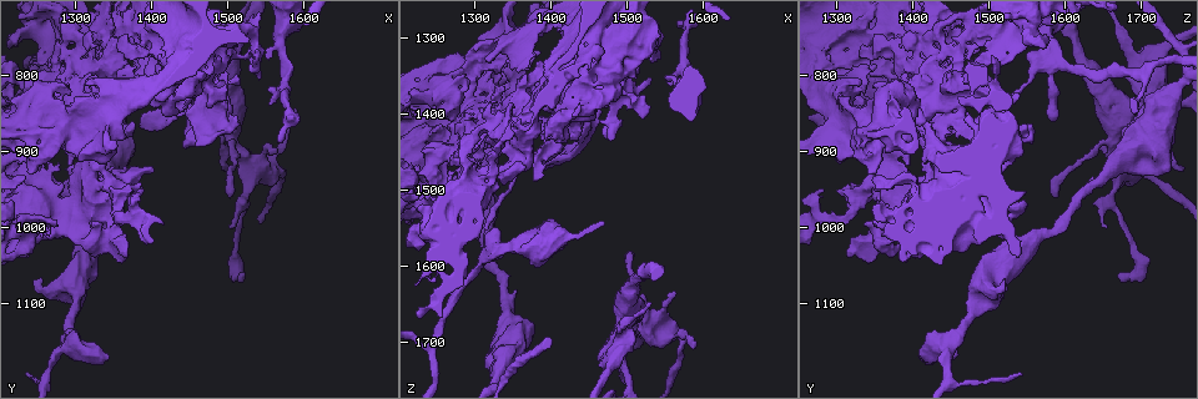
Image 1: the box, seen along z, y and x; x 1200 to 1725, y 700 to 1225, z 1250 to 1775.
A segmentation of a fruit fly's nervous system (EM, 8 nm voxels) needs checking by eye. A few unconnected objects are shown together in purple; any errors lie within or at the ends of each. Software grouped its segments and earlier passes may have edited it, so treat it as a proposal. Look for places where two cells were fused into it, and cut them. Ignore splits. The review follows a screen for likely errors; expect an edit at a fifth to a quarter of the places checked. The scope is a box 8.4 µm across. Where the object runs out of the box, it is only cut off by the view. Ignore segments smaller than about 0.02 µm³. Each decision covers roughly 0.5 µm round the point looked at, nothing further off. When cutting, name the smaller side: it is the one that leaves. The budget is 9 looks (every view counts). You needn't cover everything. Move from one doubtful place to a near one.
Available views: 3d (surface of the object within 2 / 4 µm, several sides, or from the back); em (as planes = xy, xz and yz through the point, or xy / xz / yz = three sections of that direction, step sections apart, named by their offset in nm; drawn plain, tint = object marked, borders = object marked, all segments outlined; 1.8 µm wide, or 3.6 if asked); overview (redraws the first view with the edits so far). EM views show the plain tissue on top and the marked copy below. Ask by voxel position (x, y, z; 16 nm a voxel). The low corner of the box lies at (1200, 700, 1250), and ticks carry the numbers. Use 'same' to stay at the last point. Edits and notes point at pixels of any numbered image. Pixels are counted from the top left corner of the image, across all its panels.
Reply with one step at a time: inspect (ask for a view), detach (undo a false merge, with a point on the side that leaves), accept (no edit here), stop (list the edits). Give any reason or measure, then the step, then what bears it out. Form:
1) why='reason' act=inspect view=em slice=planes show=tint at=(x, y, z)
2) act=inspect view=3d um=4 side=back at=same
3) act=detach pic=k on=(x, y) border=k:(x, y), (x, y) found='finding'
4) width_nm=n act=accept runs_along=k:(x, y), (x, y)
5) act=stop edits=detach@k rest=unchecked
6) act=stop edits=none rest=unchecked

act=inspect view=3d um=4 at=(1310, 875, 1345)

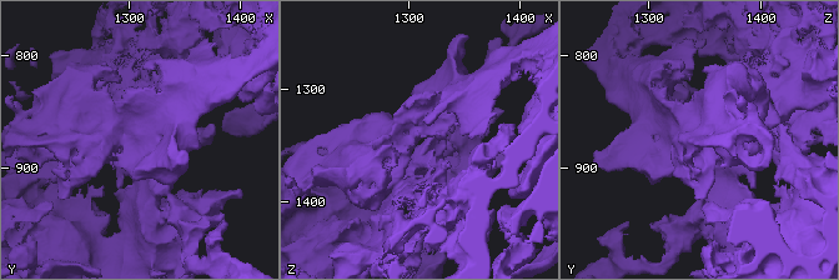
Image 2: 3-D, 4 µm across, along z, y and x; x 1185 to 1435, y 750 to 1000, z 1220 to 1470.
act=inspect view=em slice=planes show=tint at=(1310, 874, 1340)

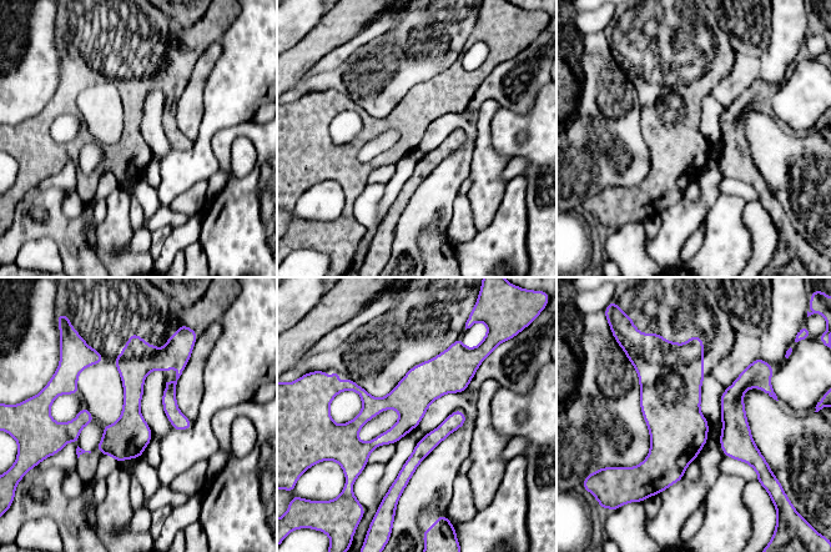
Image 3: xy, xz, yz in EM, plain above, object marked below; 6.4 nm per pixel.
act=accept found='all the same cell'

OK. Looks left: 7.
why='sharp bend' act=inspect view=3d um=4 at=(1240, 970, 1410)

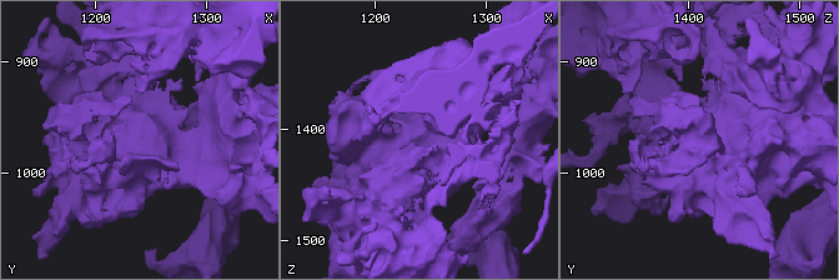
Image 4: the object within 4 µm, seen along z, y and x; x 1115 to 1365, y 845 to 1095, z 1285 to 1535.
why='shape alone is not enough' act=inspect view=em slice=xy step=16 show=tint at=(1242, 970, 1412)

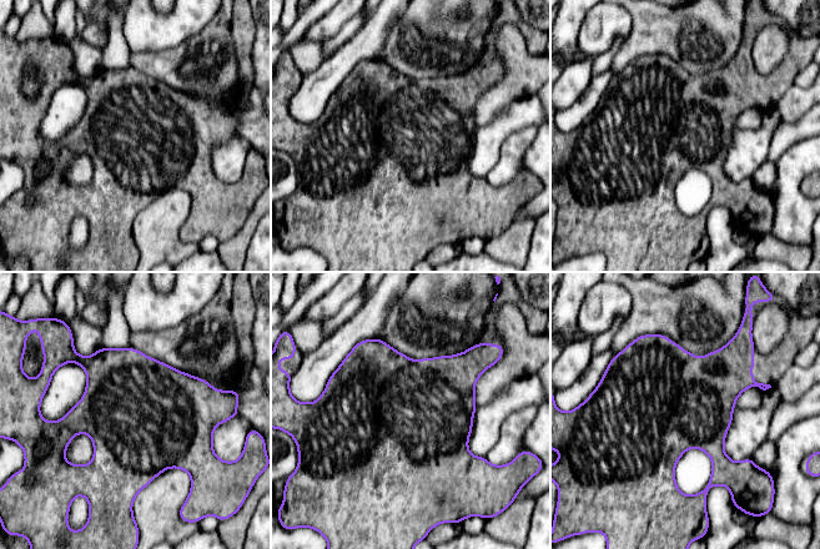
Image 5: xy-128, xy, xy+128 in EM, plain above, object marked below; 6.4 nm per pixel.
why='cut it another way' act=inspect view=em slice=planes show=tint at=same

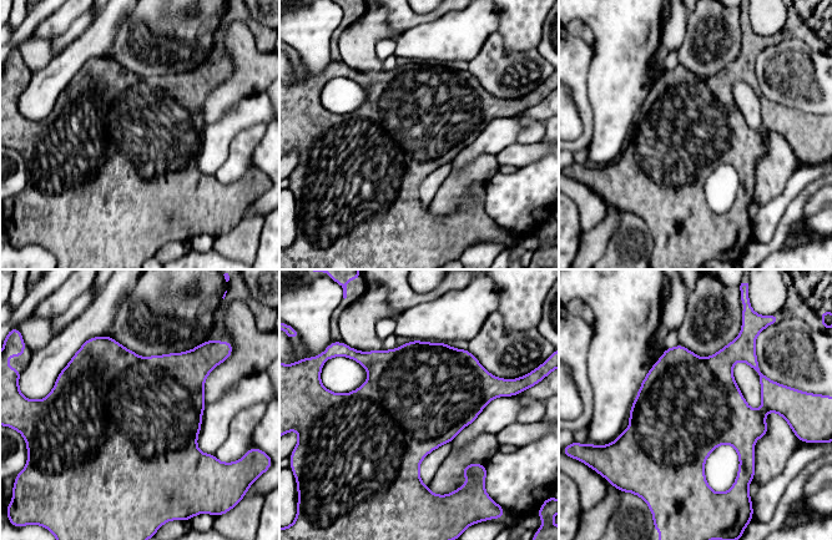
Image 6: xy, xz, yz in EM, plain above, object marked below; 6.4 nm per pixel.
act=accept found='all the same cell'

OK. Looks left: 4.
why='looks like a crossing' act=inspect view=em slice=xy step=8 show=tint at=(1255, 820, 1470)

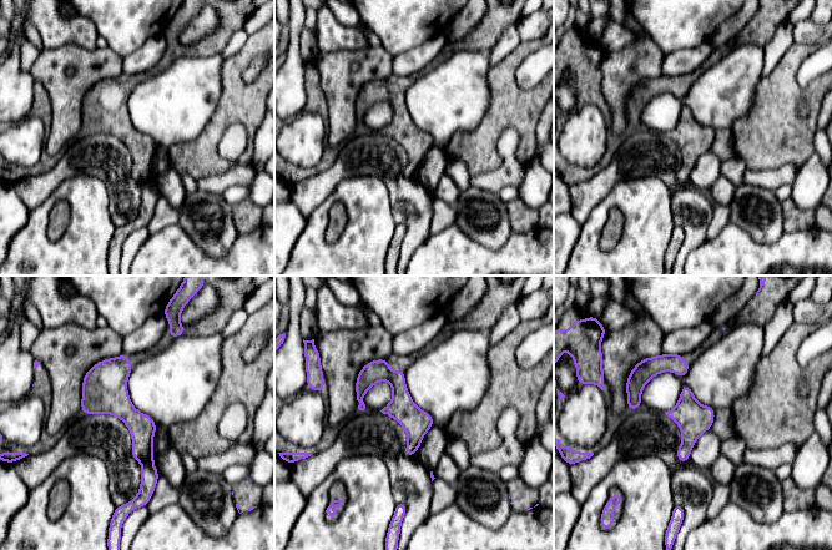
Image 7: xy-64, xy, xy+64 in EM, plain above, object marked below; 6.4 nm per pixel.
why='another direction' act=inspect view=em slice=planes show=tint at=same

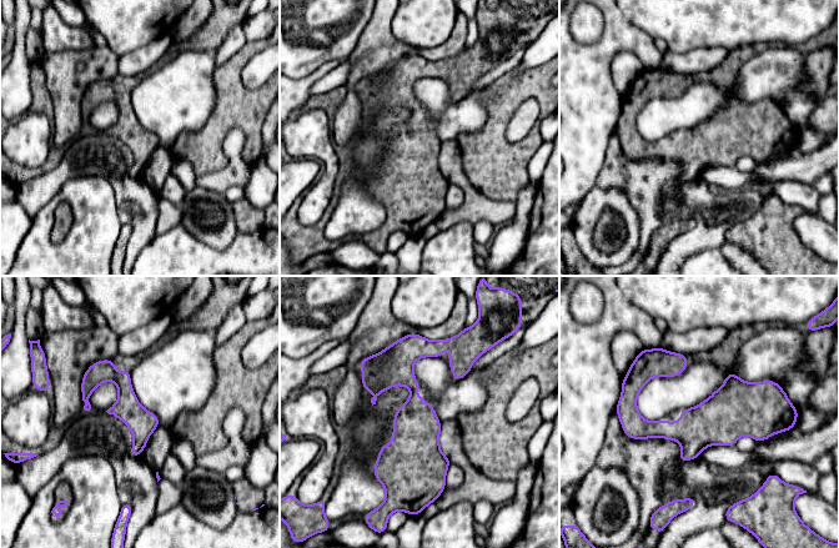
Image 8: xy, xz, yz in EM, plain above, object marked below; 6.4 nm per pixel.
width_nm=180 act=accept runs_along=8:(624, 410), (644, 430), (774, 422) found='all the same cell'

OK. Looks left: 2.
why='sudden change in width' act=inspect view=3d um=2 side=back at=(1355, 990, 1305)

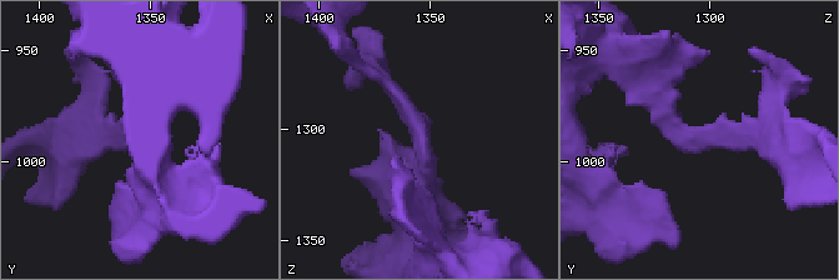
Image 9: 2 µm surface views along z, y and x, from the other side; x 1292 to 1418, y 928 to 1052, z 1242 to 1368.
why='need the tissue' act=inspect view=em slice=planes show=borders at=(1355, 990, 1302)

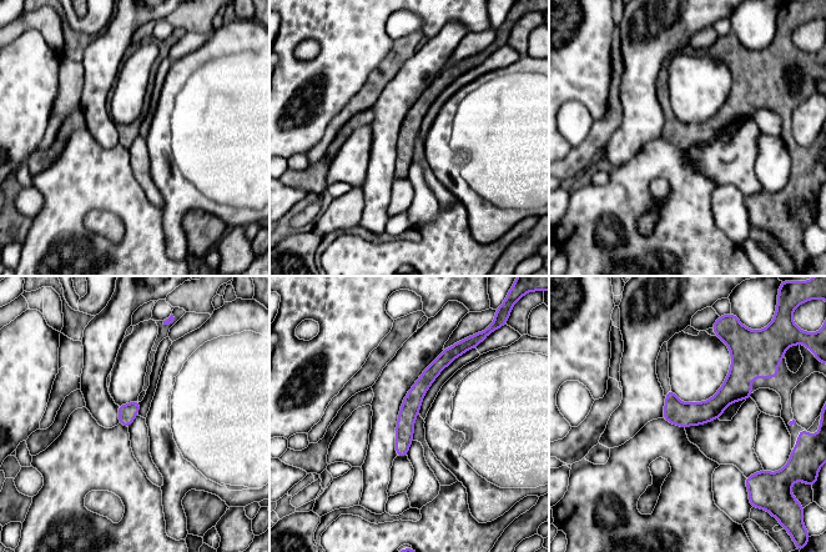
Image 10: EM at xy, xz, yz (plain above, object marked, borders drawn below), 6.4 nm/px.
act=accept runs_along=10:(448, 352), (412, 401), (398, 453) found='continuous, no second cell'

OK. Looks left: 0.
act=stop edits=none rest=unchecked

